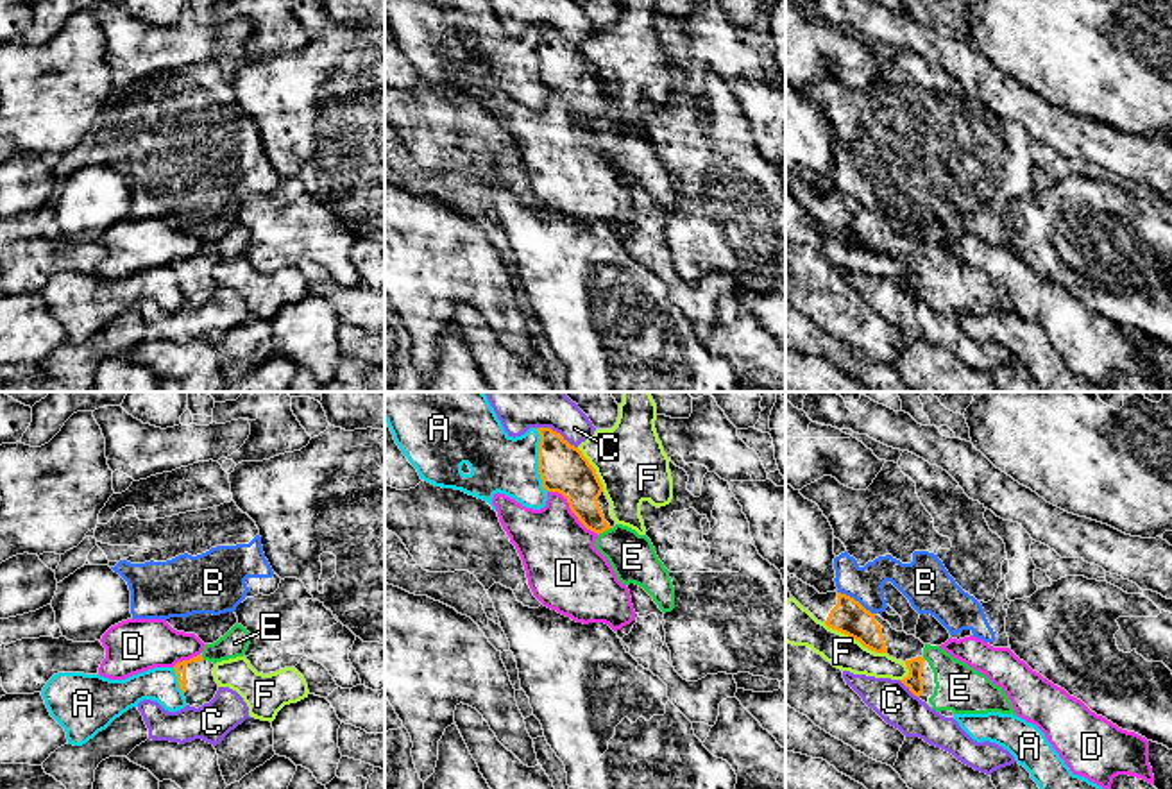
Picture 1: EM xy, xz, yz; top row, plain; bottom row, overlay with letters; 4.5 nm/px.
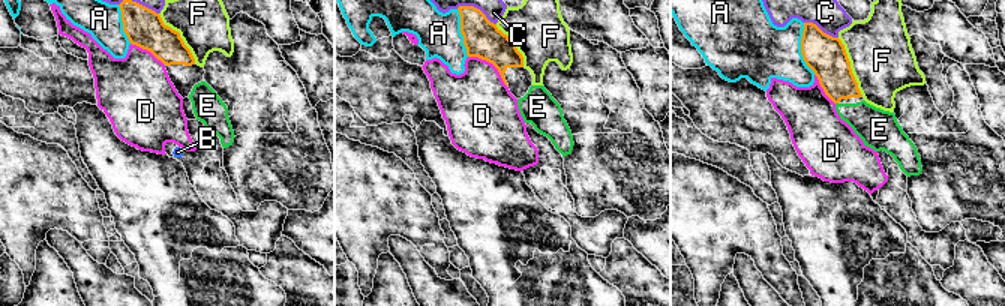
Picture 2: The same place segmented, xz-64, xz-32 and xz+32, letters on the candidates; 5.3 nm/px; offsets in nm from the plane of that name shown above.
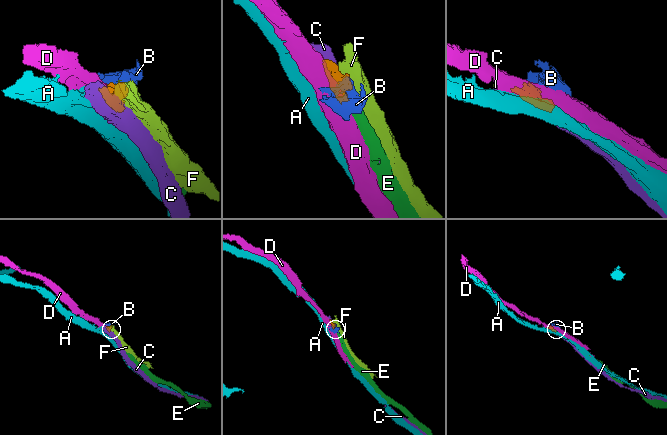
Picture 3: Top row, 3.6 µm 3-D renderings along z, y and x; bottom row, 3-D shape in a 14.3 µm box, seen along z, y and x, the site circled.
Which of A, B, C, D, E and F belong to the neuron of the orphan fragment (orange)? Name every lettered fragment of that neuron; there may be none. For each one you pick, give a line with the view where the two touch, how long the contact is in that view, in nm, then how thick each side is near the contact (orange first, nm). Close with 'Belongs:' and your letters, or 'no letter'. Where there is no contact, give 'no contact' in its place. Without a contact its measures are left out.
E: xz | 70 nm | 180/200 nm
Belongs: E

